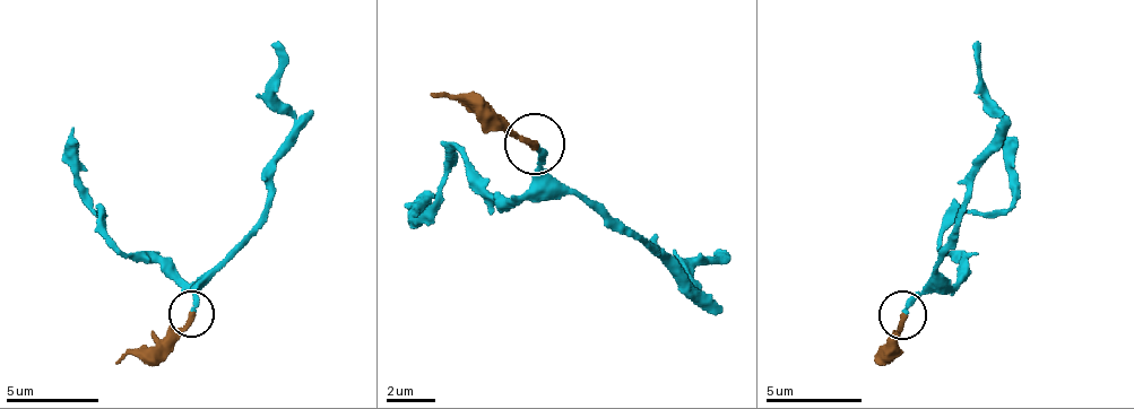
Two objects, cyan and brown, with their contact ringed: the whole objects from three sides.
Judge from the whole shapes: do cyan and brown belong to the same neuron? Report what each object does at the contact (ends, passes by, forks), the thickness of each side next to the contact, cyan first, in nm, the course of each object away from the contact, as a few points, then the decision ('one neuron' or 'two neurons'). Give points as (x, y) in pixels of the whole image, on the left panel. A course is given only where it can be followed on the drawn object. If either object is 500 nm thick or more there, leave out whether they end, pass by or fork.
cyan ends; brown ends; calibres 240 and 280 nm; course cyan (192, 313), (200, 279), (259, 223), (270, 162), (295, 119), (276, 92), (271, 42); course brown (192, 313), (158, 341), (113, 364); one neuron

